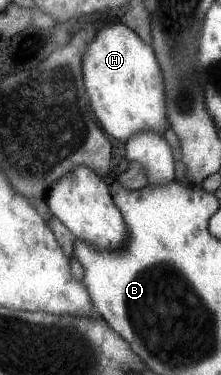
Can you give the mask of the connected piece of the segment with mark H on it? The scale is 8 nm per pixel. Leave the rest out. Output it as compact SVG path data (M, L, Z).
M112 24L102 27L100 32L94 30L92 42L88 42L88 50L84 50L83 77L88 94L91 95L92 110L95 110L100 126L103 126L112 138L126 142L134 134L140 134L140 130L142 132L158 130L164 135L166 128L170 127L163 69L158 64L155 50L144 44L131 27L125 24Z

